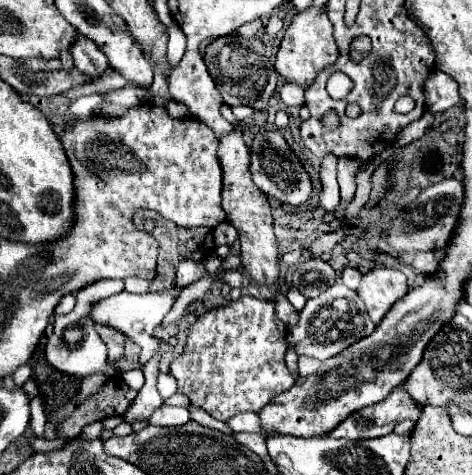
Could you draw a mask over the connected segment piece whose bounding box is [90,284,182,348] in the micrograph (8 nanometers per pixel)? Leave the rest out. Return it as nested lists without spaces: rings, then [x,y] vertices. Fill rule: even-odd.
[[[174,284],[174,288],[166,288],[160,292],[148,292],[148,294],[130,294],[130,292],[120,292],[116,296],[104,298],[96,304],[92,304],[92,322],[102,324],[108,328],[114,328],[116,332],[122,332],[126,338],[136,342],[142,348],[154,348],[152,342],[152,332],[154,328],[162,322],[162,318],[170,312],[174,302],[180,298],[182,288]]]

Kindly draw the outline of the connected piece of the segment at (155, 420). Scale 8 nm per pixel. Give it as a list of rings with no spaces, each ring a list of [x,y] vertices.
[[[160,406],[152,418],[150,424],[152,426],[182,426],[190,420],[190,412],[188,408],[176,408],[176,406]]]

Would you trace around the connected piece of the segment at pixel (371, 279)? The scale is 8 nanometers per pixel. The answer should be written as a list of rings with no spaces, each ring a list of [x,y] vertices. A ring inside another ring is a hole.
[[[374,268],[362,276],[356,292],[364,300],[370,320],[378,324],[394,306],[394,302],[402,300],[402,296],[408,294],[406,274],[396,268]]]

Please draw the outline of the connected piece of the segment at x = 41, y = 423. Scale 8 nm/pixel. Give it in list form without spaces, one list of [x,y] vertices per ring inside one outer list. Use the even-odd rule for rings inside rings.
[[[36,396],[30,402],[30,430],[34,432],[36,438],[44,438],[44,426],[46,426],[46,416],[44,416],[42,398]]]

